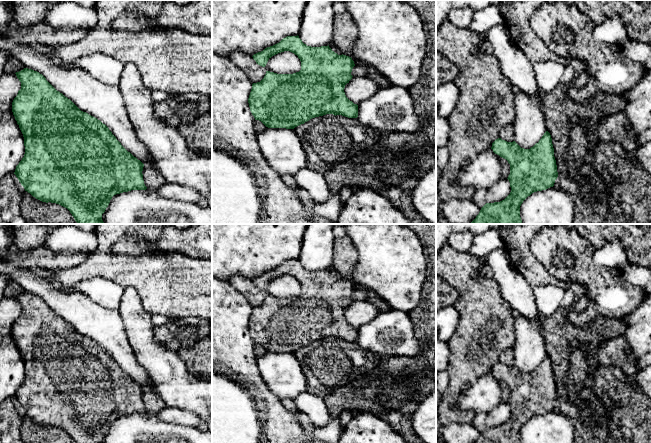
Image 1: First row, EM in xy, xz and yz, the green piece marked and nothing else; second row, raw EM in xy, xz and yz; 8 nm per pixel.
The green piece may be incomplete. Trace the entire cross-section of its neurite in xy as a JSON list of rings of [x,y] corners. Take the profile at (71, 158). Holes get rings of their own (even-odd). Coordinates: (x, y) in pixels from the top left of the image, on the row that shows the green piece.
[[[24,68],[15,74],[21,82],[21,89],[18,91],[17,96],[12,102],[12,112],[24,137],[25,154],[22,160],[16,166],[14,174],[24,187],[25,191],[42,202],[56,203],[67,208],[74,217],[77,224],[105,224],[102,220],[102,214],[105,212],[110,200],[114,195],[131,190],[147,189],[144,184],[142,174],[144,164],[121,145],[121,143],[116,139],[116,137],[105,124],[88,113],[81,111],[70,99],[57,91],[39,72]]]

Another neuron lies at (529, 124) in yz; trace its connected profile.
[[[519,91],[514,94],[514,141],[524,149],[530,149],[547,131],[543,94],[530,96]]]

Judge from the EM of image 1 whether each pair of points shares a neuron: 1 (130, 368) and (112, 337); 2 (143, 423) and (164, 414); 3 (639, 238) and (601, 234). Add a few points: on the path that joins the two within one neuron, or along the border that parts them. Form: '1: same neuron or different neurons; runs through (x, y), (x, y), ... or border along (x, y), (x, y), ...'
1: same neuron; runs through (127, 360), (118, 345)
2: different neurons; border along (155, 415), (160, 420), (178, 425)
3: same neuron; runs through (630, 234), (610, 234)

